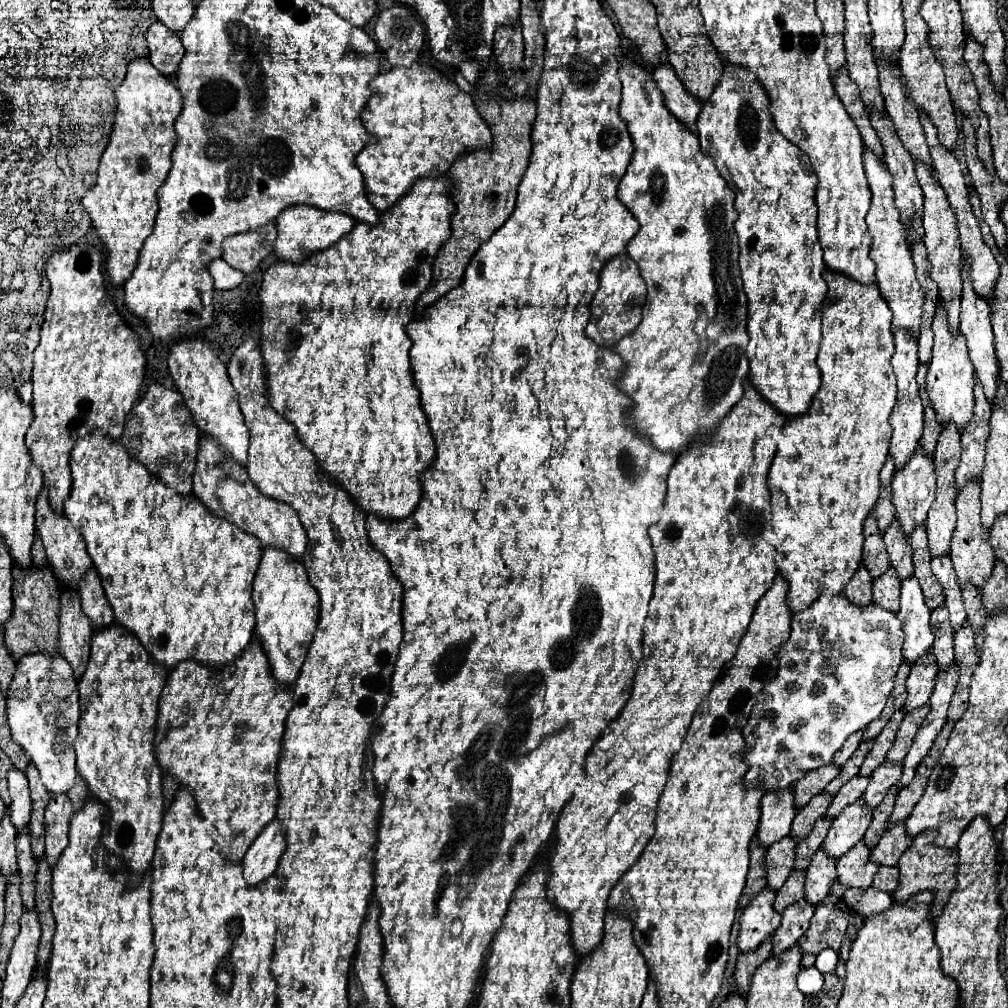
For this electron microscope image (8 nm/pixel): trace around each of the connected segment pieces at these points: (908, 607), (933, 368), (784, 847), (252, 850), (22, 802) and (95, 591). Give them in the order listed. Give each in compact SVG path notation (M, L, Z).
M912 576L902 582L900 610L896 614L902 622L906 634L902 654L908 664L918 662L934 644L934 634L930 630L930 610L924 604L924 596L918 580Z
M936 308L934 324L934 348L932 348L932 362L928 366L926 374L926 390L932 402L932 408L936 412L938 424L954 424L960 432L968 422L972 420L974 414L974 366L968 360L968 348L964 344L964 336L952 336L948 332L948 320L944 316L942 308Z
M786 836L766 850L764 864L766 864L766 882L770 890L778 892L786 882L786 876L792 872L794 848L796 842L790 836Z
M272 820L260 836L252 842L246 856L242 858L244 880L248 886L264 882L268 876L276 872L278 860L284 852L284 836L278 820Z
M12 770L8 774L8 786L10 786L10 798L12 804L8 808L12 826L20 834L30 820L30 792L28 792L28 780L20 770Z
M94 568L88 570L88 574L82 578L78 592L82 598L82 612L88 616L94 630L102 630L114 624L112 608L104 596L100 578Z

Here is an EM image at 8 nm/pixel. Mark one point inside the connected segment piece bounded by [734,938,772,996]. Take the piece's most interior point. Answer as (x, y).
(747, 963)

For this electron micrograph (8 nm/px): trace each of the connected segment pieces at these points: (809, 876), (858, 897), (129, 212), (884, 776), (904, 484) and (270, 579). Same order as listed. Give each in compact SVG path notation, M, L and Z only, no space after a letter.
M818 850L812 856L812 862L806 870L806 882L804 882L806 902L818 906L828 896L834 880L836 880L836 862L824 856L822 850Z
M848 888L844 902L852 912L860 914L862 918L870 918L886 912L892 906L892 896L876 888Z
M146 58L132 60L128 64L128 74L122 86L116 88L116 120L112 128L110 142L102 154L96 186L84 194L82 204L90 216L106 254L106 274L114 286L122 286L134 272L144 240L154 230L154 218L158 214L158 188L164 184L170 172L170 152L176 144L174 120L182 110L182 96L174 84L162 76Z
M884 762L880 764L872 776L870 776L870 784L866 788L866 792L862 794L864 800L864 808L874 810L886 796L886 792L896 784L896 780L900 778L902 772L902 764L892 764L892 762Z
M918 448L910 464L900 468L892 478L892 504L896 508L896 520L906 536L926 522L934 502L934 490L936 476L932 458L922 456L922 448Z
M266 548L254 578L252 600L256 606L254 638L260 642L276 682L292 686L304 664L308 644L318 622L318 592L308 584L304 564L290 558L286 552Z

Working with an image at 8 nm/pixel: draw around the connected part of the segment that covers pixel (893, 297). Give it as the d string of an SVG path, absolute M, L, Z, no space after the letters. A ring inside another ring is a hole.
M864 150L864 172L868 178L868 186L872 190L872 208L866 216L866 224L868 224L868 230L874 240L872 248L870 248L870 258L876 262L876 284L880 288L880 294L888 302L890 310L894 312L892 328L906 328L912 338L918 338L924 290L920 288L920 284L916 280L916 268L912 262L910 246L904 238L900 214L894 204L892 176L886 172L884 162L876 160L876 156L872 156L872 152L868 152L868 150Z

